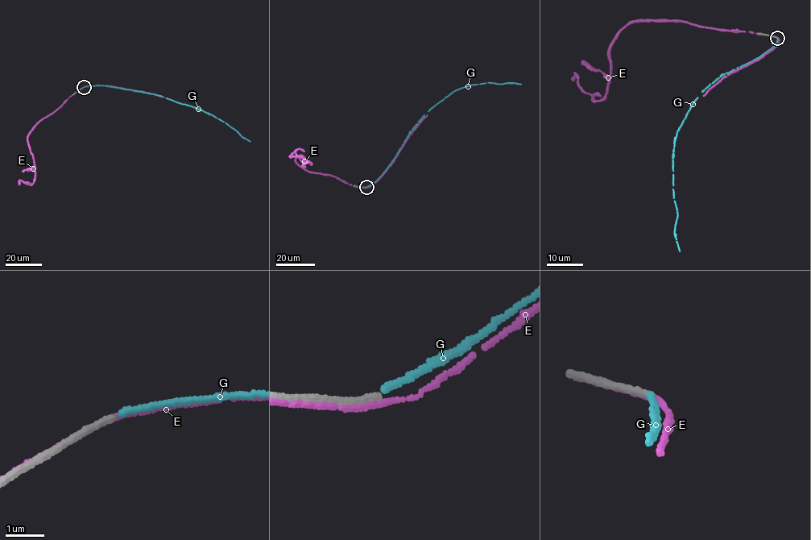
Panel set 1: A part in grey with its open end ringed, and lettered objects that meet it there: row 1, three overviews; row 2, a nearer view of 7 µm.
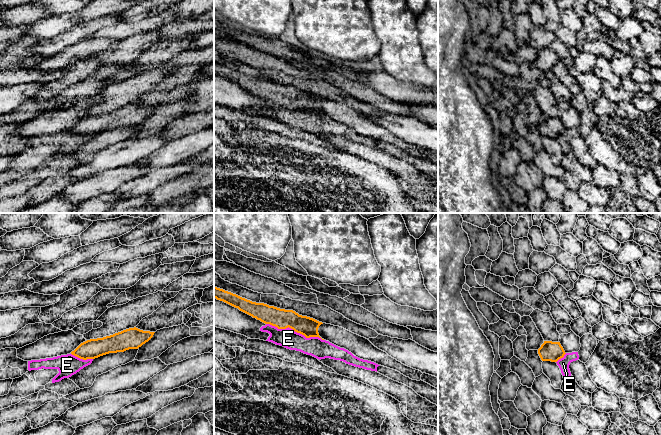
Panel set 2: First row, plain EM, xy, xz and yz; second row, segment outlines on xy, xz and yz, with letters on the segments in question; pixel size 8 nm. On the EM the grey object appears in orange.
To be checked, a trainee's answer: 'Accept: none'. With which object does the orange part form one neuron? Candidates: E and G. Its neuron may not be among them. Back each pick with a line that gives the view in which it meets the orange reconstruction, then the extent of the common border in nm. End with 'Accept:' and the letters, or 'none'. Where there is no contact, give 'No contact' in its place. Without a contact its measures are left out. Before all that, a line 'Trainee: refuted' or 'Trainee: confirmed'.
Trainee: confirmed
Accept: none

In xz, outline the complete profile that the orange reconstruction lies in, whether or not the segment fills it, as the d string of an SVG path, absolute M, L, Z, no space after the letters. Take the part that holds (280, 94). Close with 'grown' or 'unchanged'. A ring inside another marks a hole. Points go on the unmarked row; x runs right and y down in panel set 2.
M214 63L214 74L223 77L240 87L270 100L278 105L291 104L295 108L304 111L306 114L319 113L318 104L322 98L313 94L302 92L293 86L280 85L264 79L256 79L236 70Z; unchanged

